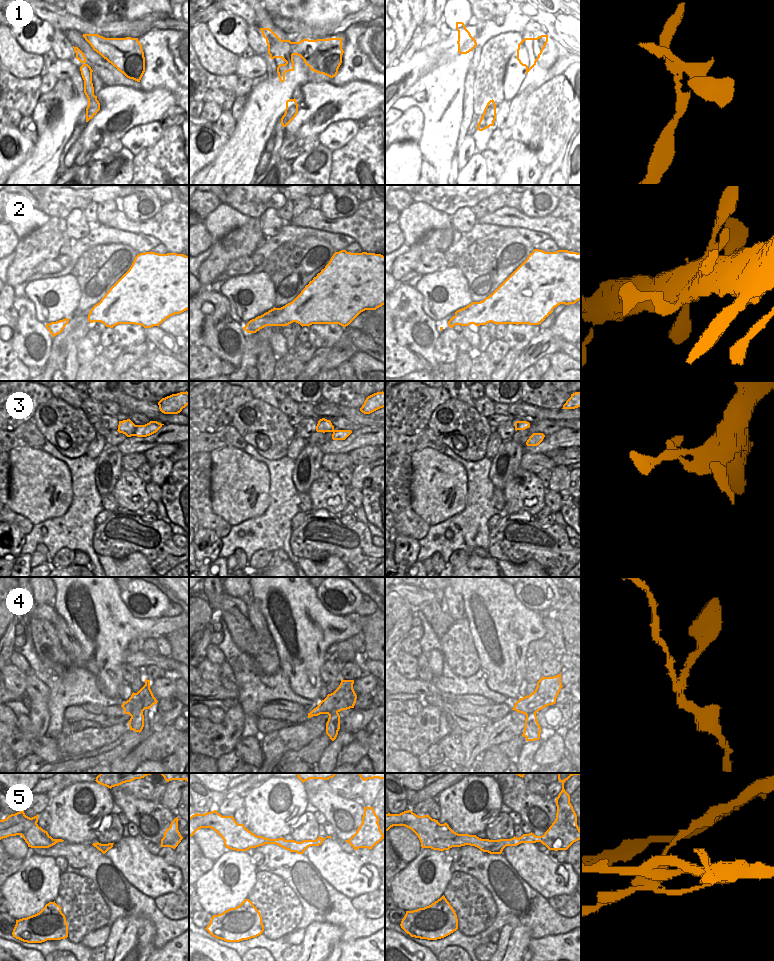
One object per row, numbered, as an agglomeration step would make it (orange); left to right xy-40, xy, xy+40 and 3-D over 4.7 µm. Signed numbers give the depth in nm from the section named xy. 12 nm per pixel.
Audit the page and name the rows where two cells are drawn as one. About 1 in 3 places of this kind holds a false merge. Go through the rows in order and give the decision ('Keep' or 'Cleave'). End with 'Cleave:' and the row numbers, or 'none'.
1: Cleave
2: Keep
3: Keep
4: Cleave
5: Cleave
Cleave: 1, 4, 5

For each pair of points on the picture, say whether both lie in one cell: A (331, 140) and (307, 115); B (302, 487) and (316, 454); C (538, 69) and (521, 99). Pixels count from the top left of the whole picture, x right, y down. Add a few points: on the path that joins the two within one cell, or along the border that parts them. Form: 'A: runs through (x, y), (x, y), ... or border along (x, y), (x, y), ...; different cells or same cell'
A: border along (343, 119), (325, 126), (316, 135); different cells
B: runs through (309, 479), (311, 462); same cell
C: border along (556, 74), (547, 74), (537, 78), (517, 79); different cells

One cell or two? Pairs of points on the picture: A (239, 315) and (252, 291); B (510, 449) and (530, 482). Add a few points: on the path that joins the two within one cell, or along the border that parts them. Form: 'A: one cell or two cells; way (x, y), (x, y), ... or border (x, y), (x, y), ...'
A: one cell; way (245, 310), (253, 301), (253, 297)
B: two cells; border (519, 466), (507, 479), (505, 486)

